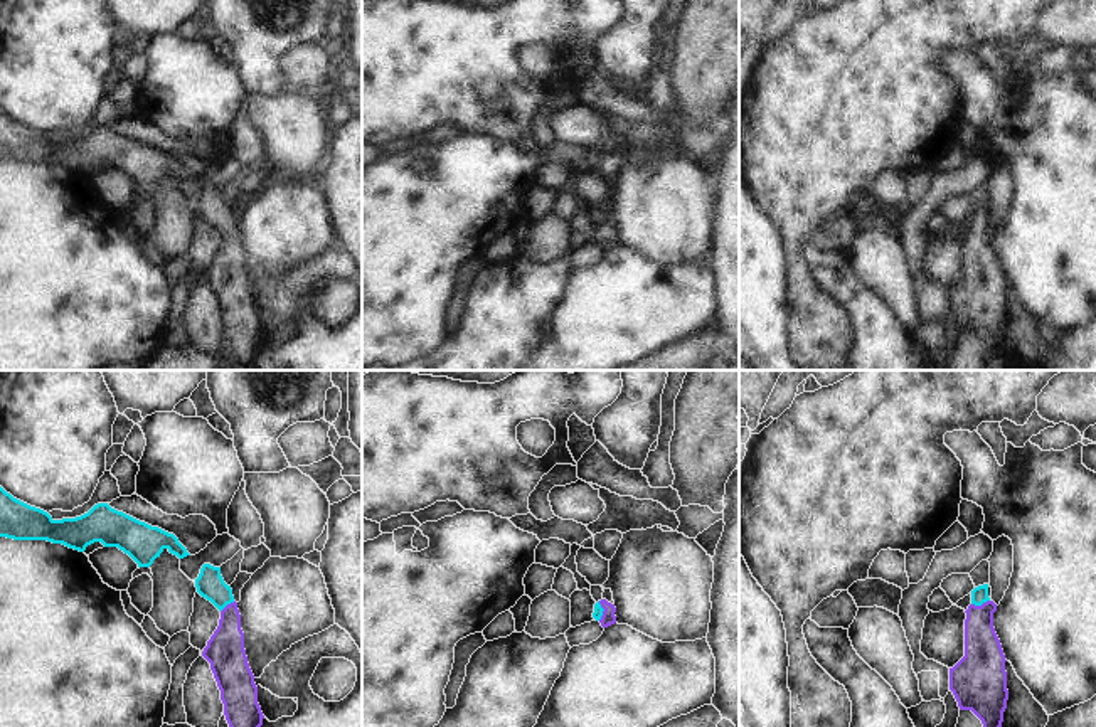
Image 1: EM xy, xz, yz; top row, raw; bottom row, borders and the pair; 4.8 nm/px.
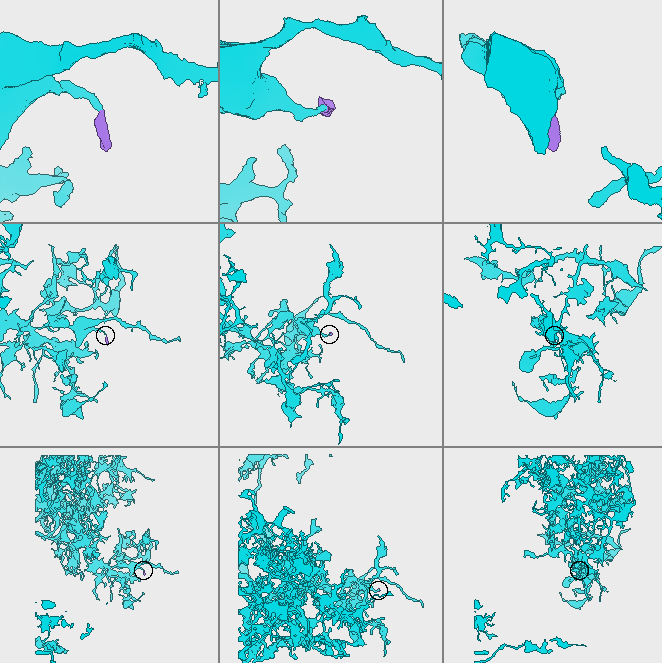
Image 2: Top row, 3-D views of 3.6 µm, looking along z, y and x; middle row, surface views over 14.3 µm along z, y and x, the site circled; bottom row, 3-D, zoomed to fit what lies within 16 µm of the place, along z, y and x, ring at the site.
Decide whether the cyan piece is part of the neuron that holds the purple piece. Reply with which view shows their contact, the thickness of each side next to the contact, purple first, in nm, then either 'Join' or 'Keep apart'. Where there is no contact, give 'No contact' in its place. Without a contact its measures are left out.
Touches purple in yz. Thickness 190 nm (purple) against 80 nm. Join.

